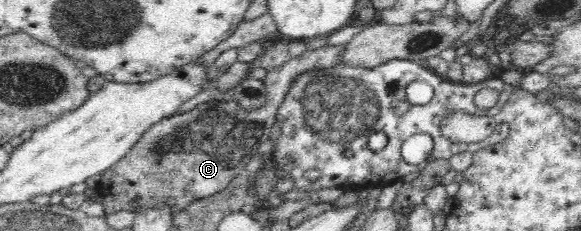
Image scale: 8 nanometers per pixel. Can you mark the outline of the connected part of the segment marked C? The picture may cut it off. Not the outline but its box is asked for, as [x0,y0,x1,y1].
[95,44,346,215]

